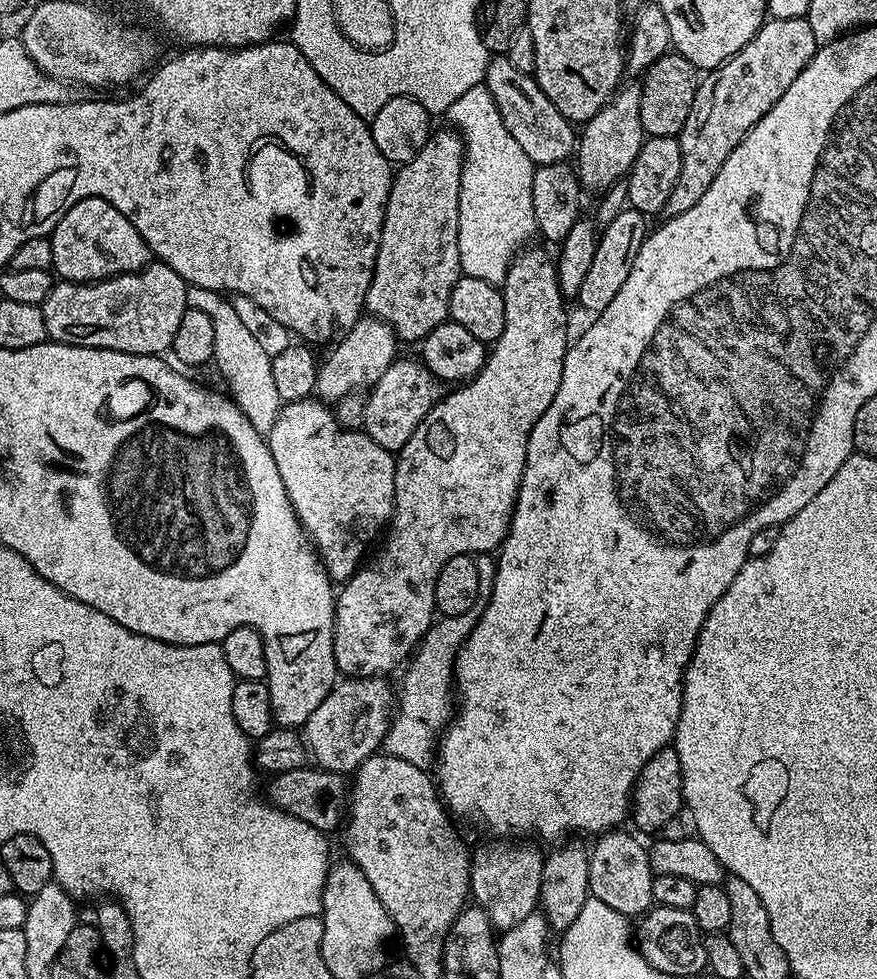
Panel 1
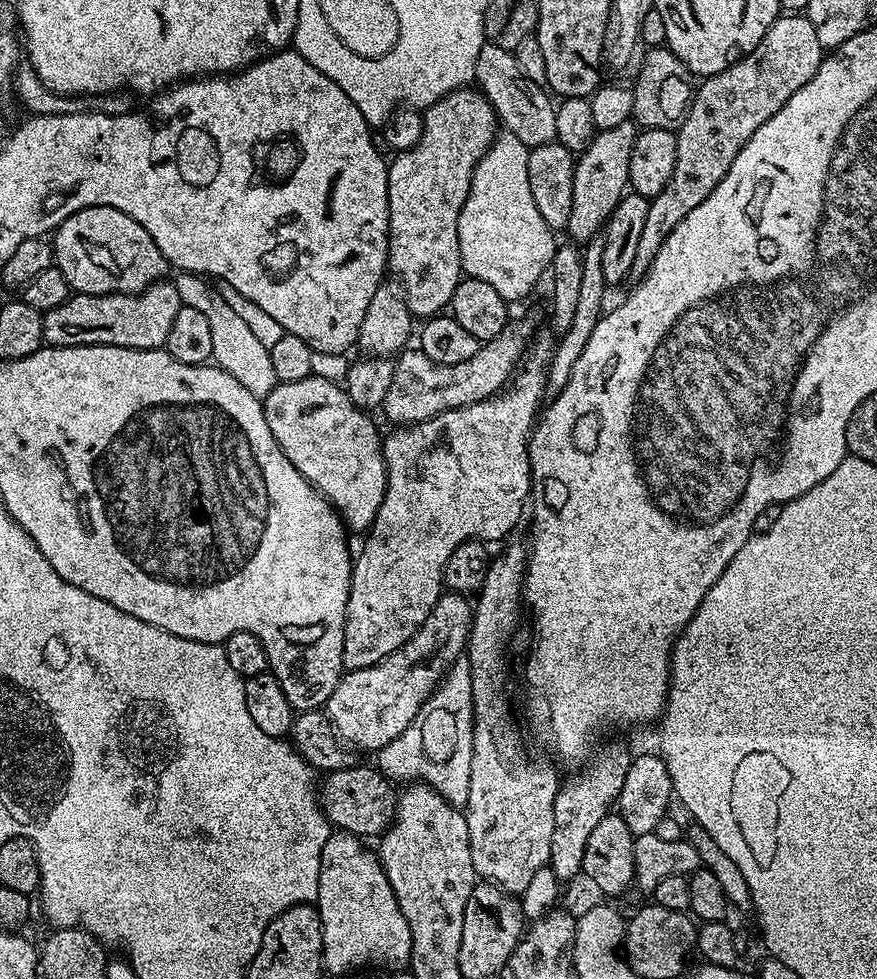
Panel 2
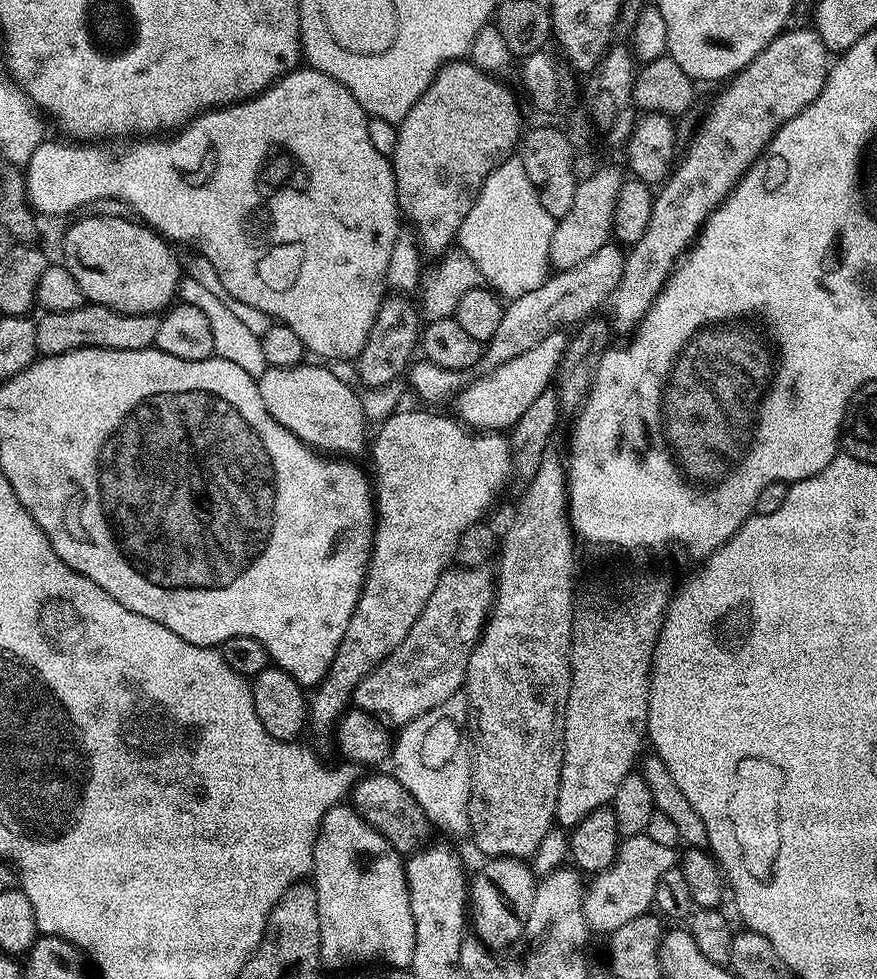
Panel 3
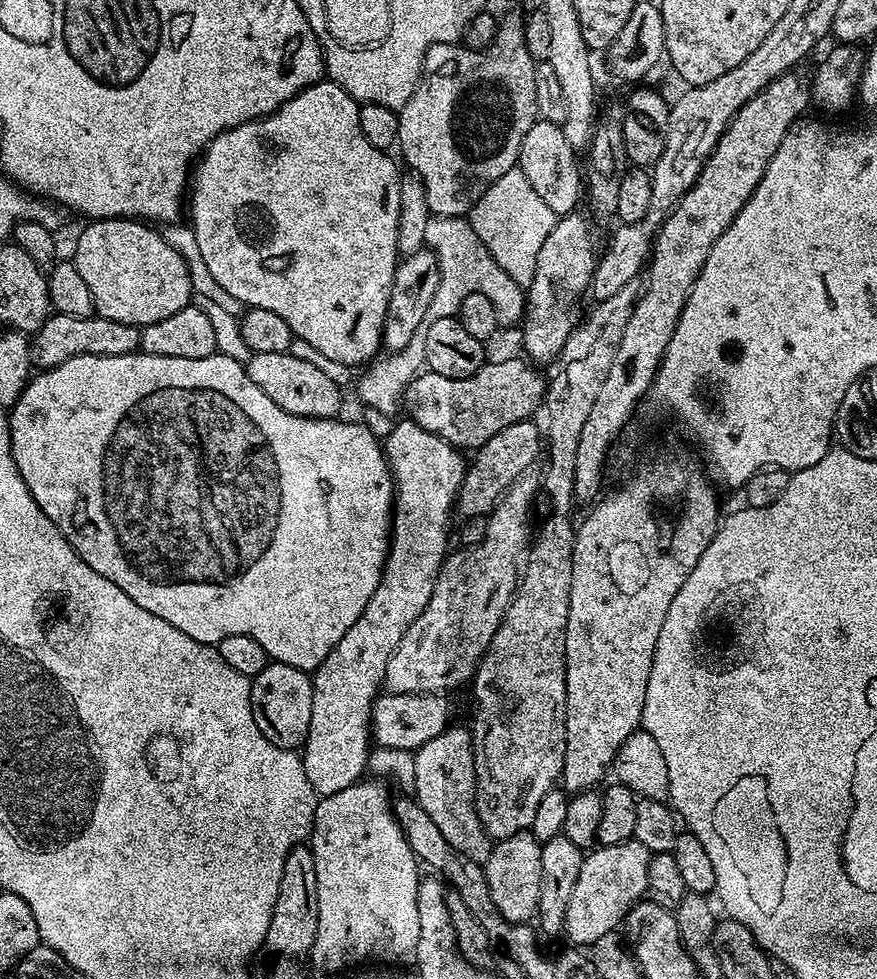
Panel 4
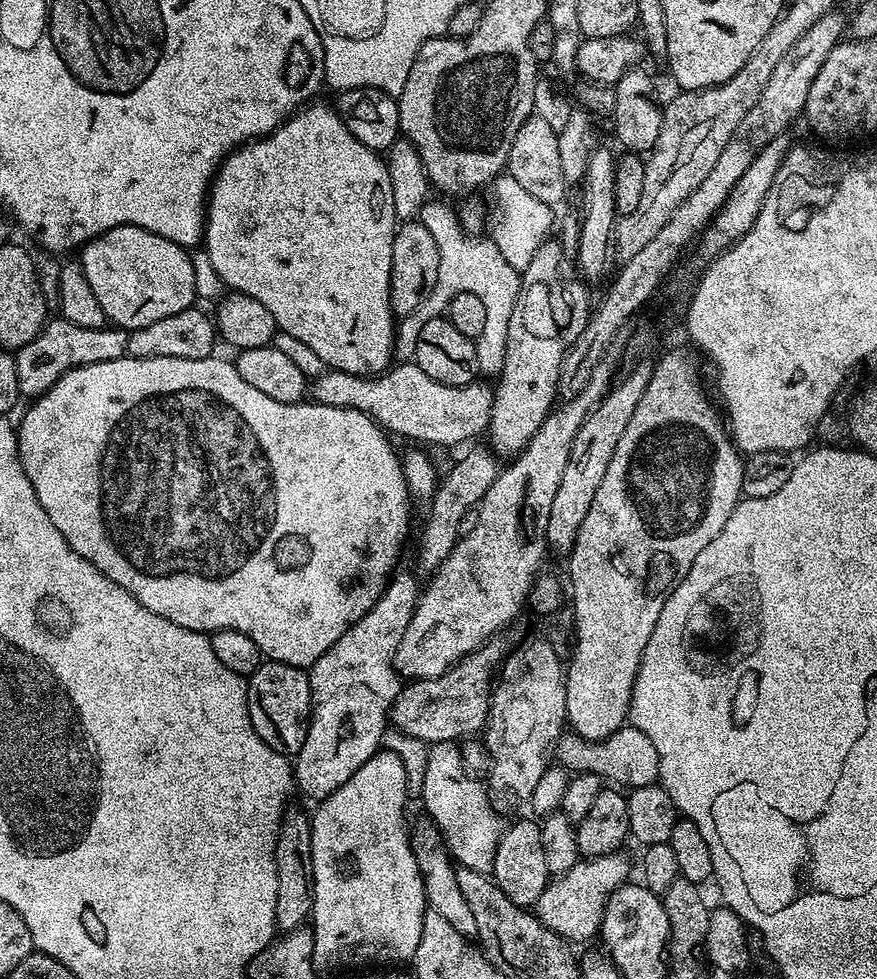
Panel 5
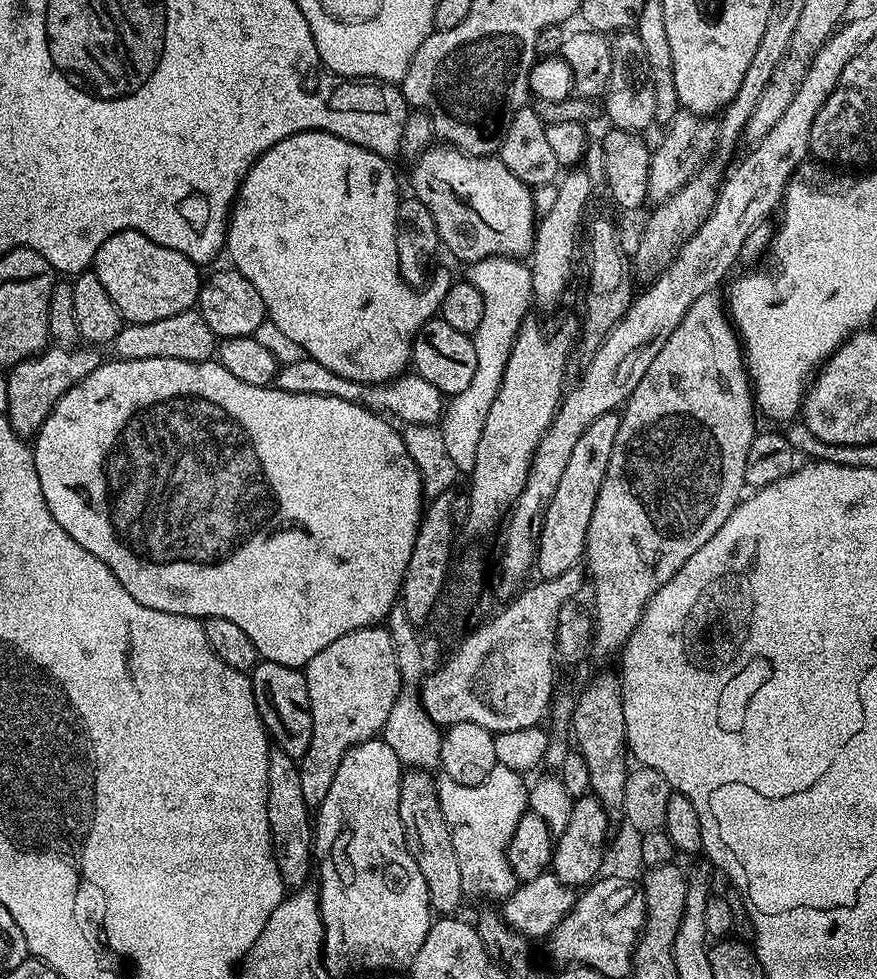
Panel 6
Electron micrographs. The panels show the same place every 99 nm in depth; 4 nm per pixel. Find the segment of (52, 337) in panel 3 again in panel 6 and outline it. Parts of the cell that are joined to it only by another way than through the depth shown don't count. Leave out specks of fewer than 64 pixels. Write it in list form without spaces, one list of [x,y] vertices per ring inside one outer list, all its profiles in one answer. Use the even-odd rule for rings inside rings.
[[[49,346],[39,356],[15,364],[7,373],[8,411],[10,426],[21,438],[35,437],[36,431],[46,422],[50,410],[68,390],[74,387],[82,377],[90,375],[102,362],[97,349],[92,346],[80,346],[77,352],[71,352],[68,346]]]

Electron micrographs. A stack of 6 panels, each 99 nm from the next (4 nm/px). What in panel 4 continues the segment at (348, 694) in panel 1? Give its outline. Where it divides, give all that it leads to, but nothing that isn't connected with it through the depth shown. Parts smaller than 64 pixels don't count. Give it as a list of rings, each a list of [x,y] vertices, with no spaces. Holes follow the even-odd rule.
[[[525,474],[518,477],[506,491],[504,497],[496,504],[496,507],[488,513],[488,525],[484,531],[484,537],[474,545],[461,547],[461,552],[453,551],[451,555],[445,559],[440,566],[440,572],[436,576],[434,582],[434,590],[430,594],[430,602],[426,602],[426,610],[422,610],[422,614],[418,614],[418,618],[414,618],[414,622],[406,630],[406,634],[402,634],[402,638],[398,642],[398,646],[394,650],[394,654],[390,658],[390,662],[386,662],[386,674],[384,675],[383,687],[388,692],[397,692],[398,694],[414,694],[415,692],[438,692],[447,693],[447,688],[456,688],[460,683],[471,681],[474,675],[474,669],[480,662],[481,656],[490,646],[490,642],[494,638],[494,634],[498,630],[498,626],[502,622],[502,618],[506,614],[506,610],[510,606],[513,596],[516,594],[516,586],[520,583],[522,575],[522,561],[525,559],[526,553],[530,547],[530,541],[534,536],[534,524],[532,528],[532,503],[536,500],[536,488],[538,492],[538,480],[532,477],[532,474]]]

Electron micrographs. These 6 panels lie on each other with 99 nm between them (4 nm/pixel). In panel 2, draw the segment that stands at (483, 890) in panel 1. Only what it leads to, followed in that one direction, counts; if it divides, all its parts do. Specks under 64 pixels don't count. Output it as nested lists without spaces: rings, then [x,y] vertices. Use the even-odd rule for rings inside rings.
[[[505,543],[504,549],[500,552],[500,557],[493,559],[488,566],[488,573],[482,582],[478,595],[474,600],[474,611],[472,613],[472,631],[468,634],[466,645],[466,659],[472,666],[472,757],[470,758],[470,794],[464,817],[466,826],[470,830],[470,858],[474,862],[474,870],[481,881],[489,884],[497,884],[503,892],[513,894],[523,894],[526,886],[530,886],[530,878],[540,868],[545,867],[550,858],[550,838],[554,835],[554,798],[558,794],[562,783],[561,777],[556,777],[556,772],[544,760],[531,760],[524,753],[524,748],[520,745],[520,736],[512,729],[512,716],[508,713],[508,700],[504,697],[504,651],[508,648],[508,639],[512,636],[512,631],[516,628],[516,623],[520,620],[520,608],[522,609],[522,593],[524,591],[524,571],[528,569],[528,548],[520,544]]]

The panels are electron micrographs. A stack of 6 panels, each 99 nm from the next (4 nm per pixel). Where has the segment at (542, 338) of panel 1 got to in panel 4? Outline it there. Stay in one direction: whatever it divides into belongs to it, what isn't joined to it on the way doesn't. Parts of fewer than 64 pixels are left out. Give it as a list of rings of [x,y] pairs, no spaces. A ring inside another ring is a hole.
[[[404,418],[401,424],[393,426],[392,433],[386,438],[383,437],[382,447],[384,457],[388,460],[388,468],[392,471],[394,489],[392,539],[388,545],[388,560],[384,563],[384,573],[378,582],[378,590],[374,590],[370,602],[366,602],[366,610],[362,610],[358,622],[354,622],[354,626],[350,626],[350,630],[346,630],[346,634],[338,638],[338,642],[328,651],[323,662],[311,673],[314,706],[310,706],[310,730],[308,737],[304,739],[302,759],[306,778],[317,797],[346,790],[346,786],[361,779],[368,767],[372,703],[384,683],[386,662],[390,662],[402,634],[406,634],[414,618],[418,618],[418,614],[426,610],[426,602],[430,602],[436,576],[449,551],[448,515],[453,515],[456,491],[460,489],[466,467],[466,460],[460,457],[463,455],[457,449],[447,444],[442,437],[422,430],[422,426],[418,426],[410,418]]]

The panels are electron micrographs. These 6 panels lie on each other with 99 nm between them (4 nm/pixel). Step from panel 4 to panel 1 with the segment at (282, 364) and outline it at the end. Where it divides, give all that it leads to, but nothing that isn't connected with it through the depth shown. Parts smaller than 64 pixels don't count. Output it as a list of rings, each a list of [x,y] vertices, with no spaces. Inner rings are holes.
[[[319,398],[287,401],[266,439],[274,466],[278,466],[278,474],[282,474],[282,486],[286,486],[292,508],[304,527],[304,533],[311,540],[320,563],[328,571],[328,577],[333,582],[349,580],[361,567],[365,559],[364,551],[371,546],[372,539],[376,535],[379,537],[392,519],[392,512],[396,508],[396,456],[378,446],[378,442],[374,442],[367,432],[340,428],[335,411]]]

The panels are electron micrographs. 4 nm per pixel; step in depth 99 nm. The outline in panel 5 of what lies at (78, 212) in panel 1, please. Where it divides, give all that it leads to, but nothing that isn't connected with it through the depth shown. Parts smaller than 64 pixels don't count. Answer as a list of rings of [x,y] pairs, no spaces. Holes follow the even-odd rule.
[[[127,224],[106,230],[79,249],[78,263],[102,305],[105,321],[111,322],[117,328],[131,330],[150,326],[150,322],[170,318],[170,314],[182,314],[182,310],[193,307],[198,300],[189,249],[170,242],[170,238],[162,238],[150,230],[142,230],[142,226]]]

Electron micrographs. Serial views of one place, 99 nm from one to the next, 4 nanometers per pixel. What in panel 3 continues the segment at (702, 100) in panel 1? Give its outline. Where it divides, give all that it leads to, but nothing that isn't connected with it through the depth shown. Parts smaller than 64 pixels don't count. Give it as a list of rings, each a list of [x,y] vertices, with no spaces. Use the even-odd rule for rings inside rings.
[[[792,26],[775,36],[741,72],[721,87],[725,88],[709,106],[688,149],[685,152],[683,149],[668,179],[659,185],[646,234],[627,249],[622,278],[610,301],[610,324],[615,331],[617,328],[625,334],[635,332],[681,256],[699,236],[708,215],[730,195],[777,130],[790,118],[802,114],[802,110],[818,98],[829,67],[830,53],[820,35],[811,27]]]

